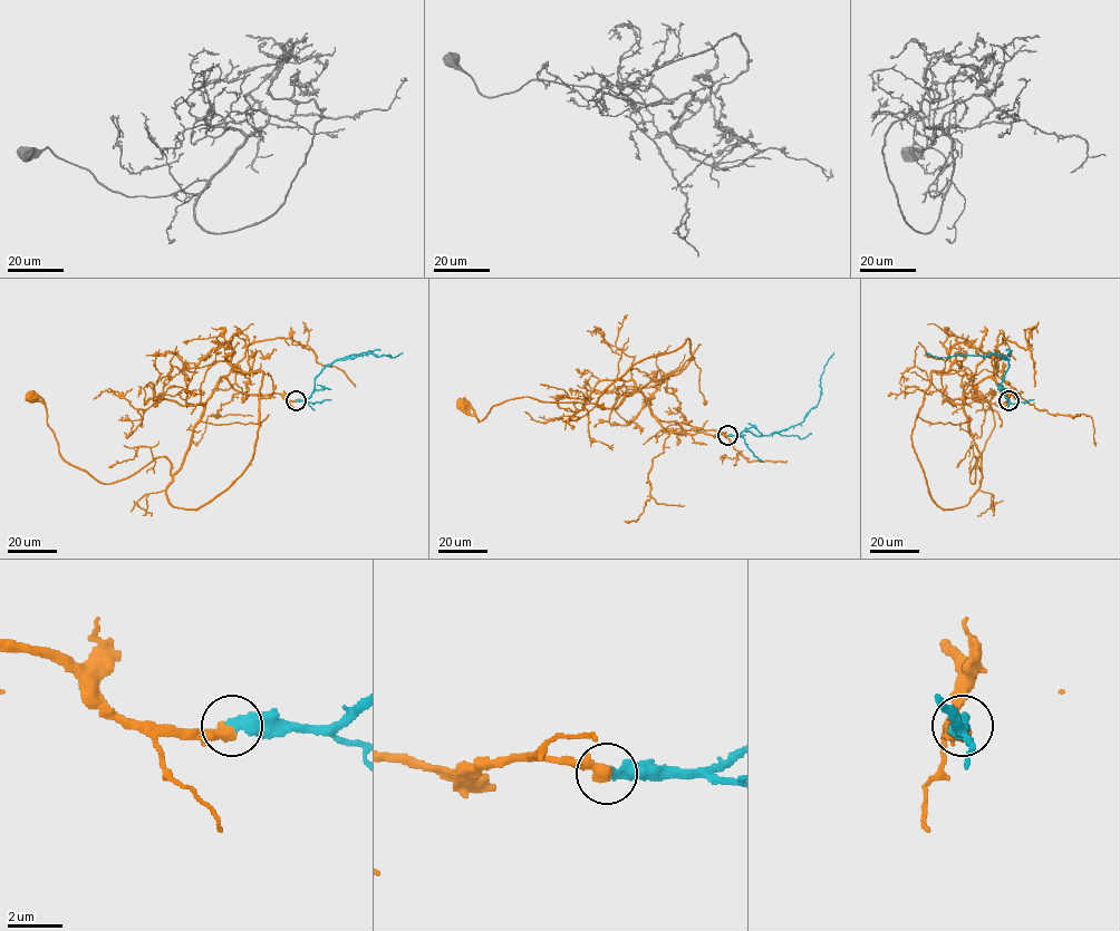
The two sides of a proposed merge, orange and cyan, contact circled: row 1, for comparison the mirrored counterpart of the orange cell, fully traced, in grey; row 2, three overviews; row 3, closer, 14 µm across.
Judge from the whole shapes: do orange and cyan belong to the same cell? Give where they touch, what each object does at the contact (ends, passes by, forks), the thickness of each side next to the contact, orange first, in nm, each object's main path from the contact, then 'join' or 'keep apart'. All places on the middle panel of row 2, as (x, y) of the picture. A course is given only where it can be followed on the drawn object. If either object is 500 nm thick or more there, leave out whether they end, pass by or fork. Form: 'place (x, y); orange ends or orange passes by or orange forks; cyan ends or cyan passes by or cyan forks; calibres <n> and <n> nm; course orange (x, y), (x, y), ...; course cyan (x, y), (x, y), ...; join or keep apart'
place (727, 435); orange ends; cyan ends; calibres 480 and 420 nm; course orange (727, 435), (667, 433), (637, 390), (602, 409), (521, 397), (494, 405), (481, 422), (461, 405); course cyan (727, 435), (736, 435), (745, 428), (758, 436), (765, 435), (800, 424), (819, 399), (823, 367), (833, 352); join

